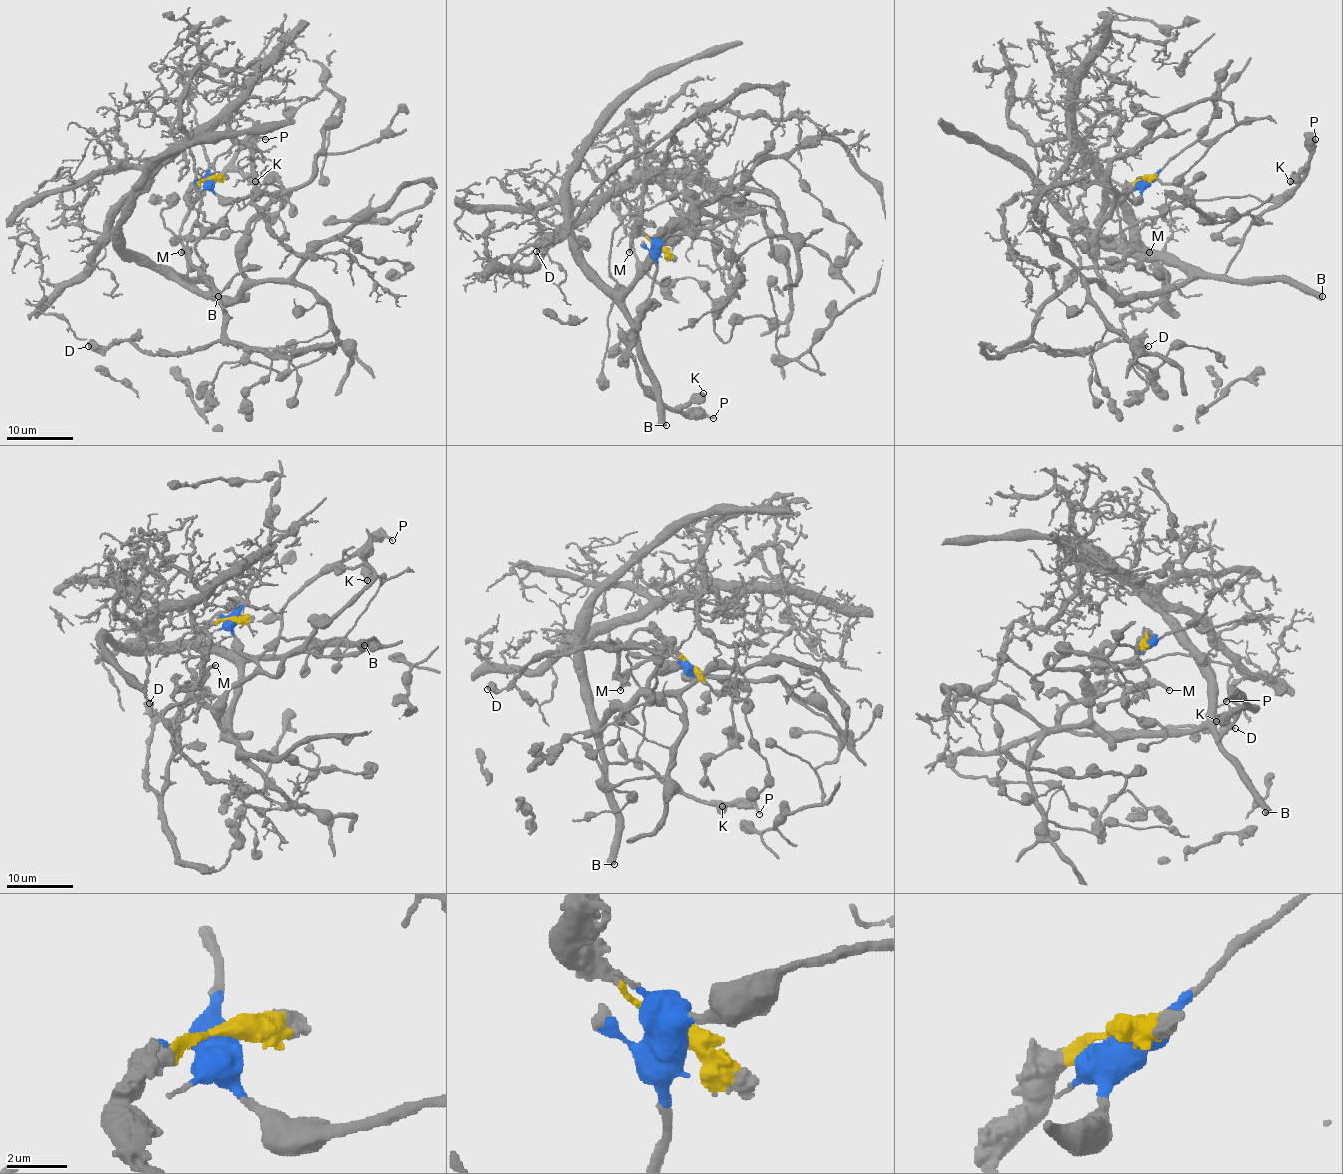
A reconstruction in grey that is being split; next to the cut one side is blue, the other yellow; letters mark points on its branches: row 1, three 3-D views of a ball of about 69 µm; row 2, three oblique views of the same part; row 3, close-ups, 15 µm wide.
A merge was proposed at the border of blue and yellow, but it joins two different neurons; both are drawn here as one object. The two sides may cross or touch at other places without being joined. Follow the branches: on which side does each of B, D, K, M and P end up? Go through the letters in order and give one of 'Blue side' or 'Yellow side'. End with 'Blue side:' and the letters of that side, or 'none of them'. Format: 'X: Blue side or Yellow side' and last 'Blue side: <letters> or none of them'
B: Blue side
D: Yellow side
K: Blue side
M: Yellow side
P: Blue side
Blue side: B, K, P

